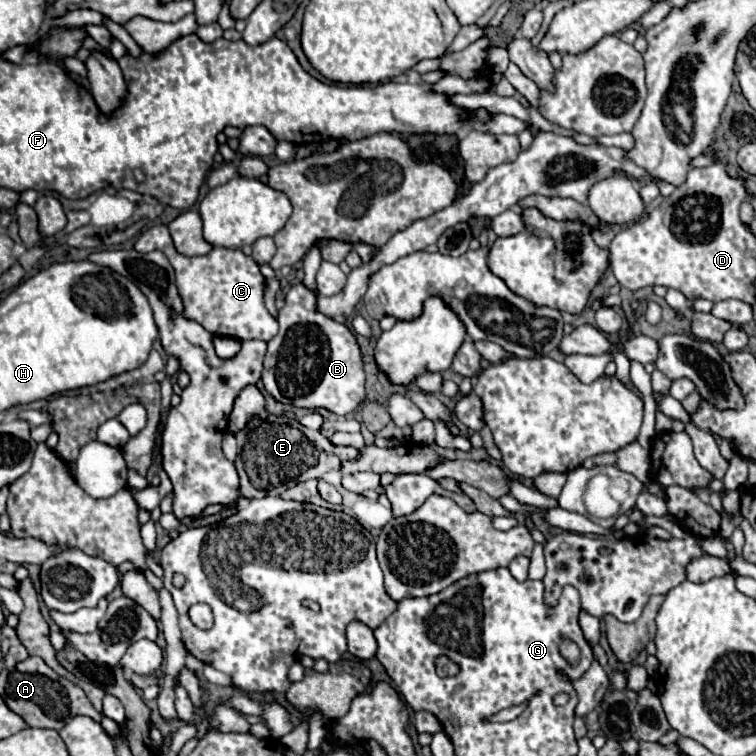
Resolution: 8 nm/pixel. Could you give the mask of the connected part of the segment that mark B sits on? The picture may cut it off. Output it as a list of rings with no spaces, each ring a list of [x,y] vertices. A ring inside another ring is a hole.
[[[295,284],[285,296],[285,306],[279,310],[279,332],[267,344],[265,368],[263,368],[263,384],[269,394],[273,394],[279,402],[301,406],[301,408],[327,408],[335,414],[353,412],[365,398],[365,372],[359,346],[355,342],[353,332],[331,320],[325,314],[317,314],[317,298],[305,284]]]

